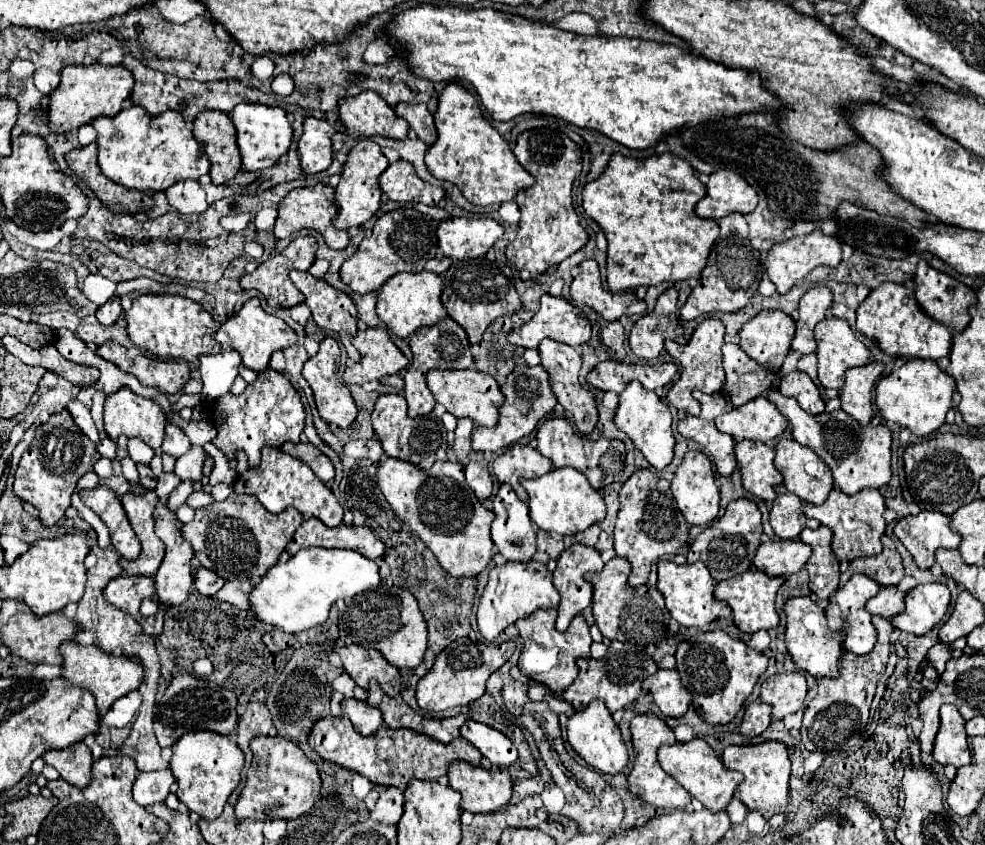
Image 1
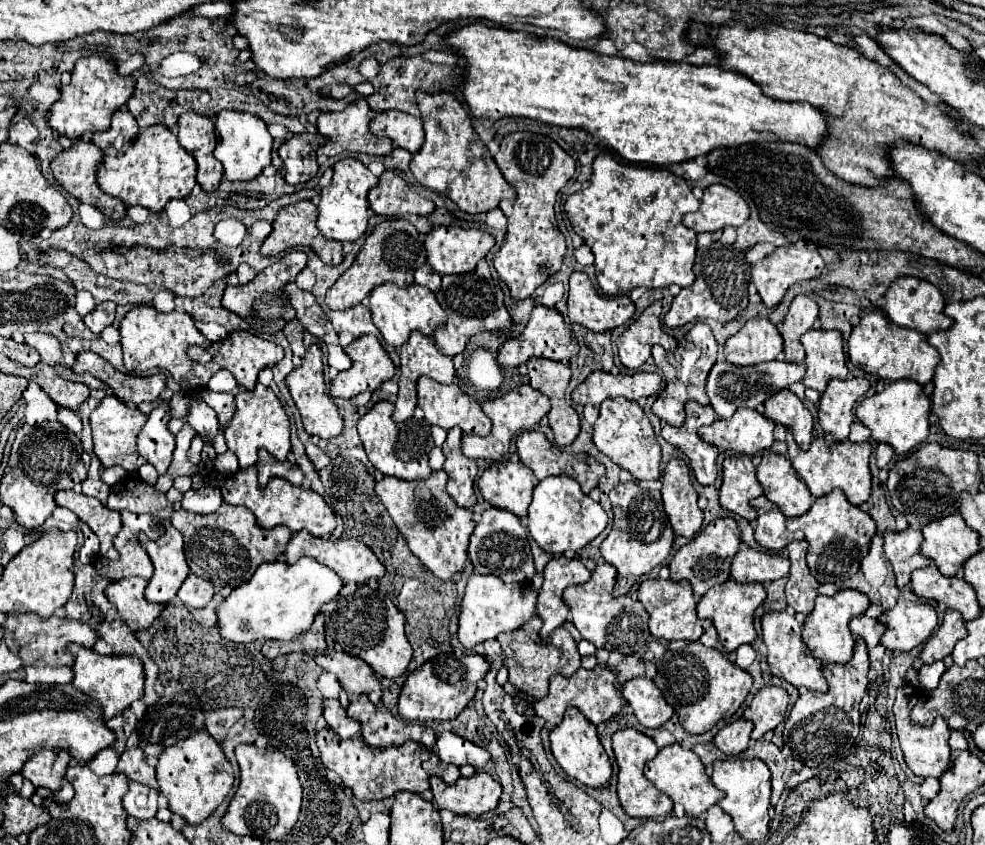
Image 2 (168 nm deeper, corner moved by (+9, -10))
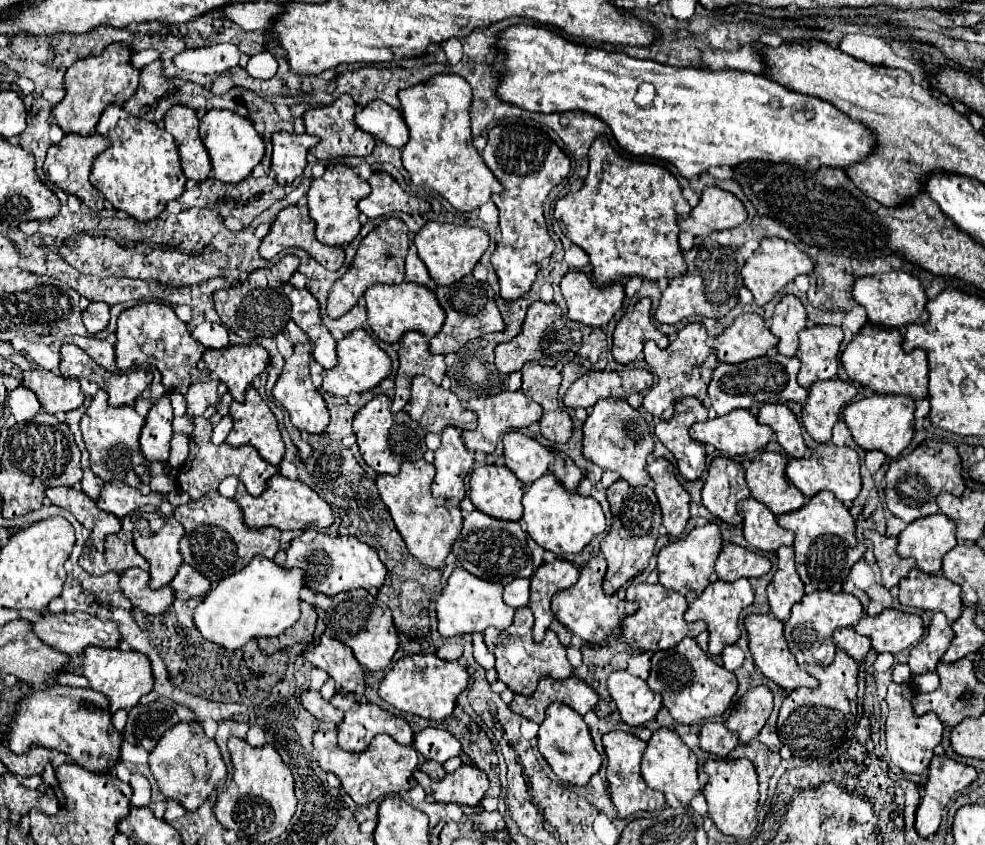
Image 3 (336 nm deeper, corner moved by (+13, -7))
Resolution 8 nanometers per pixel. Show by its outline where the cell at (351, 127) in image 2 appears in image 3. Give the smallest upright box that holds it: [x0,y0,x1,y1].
[304,94,374,160]

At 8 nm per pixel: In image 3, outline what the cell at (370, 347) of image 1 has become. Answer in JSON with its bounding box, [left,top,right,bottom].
[322,330,392,396]

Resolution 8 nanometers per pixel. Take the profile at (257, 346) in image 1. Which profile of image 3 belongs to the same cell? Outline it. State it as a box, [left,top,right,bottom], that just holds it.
[200,346,268,402]

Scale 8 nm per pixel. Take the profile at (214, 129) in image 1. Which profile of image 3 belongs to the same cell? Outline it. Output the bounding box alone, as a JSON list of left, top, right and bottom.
[164,106,212,182]

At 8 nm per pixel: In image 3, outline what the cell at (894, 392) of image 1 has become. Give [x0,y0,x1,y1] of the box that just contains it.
[842,394,914,458]

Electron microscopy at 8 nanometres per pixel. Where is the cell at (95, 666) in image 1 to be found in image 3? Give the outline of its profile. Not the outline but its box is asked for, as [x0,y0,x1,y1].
[82,646,154,712]

